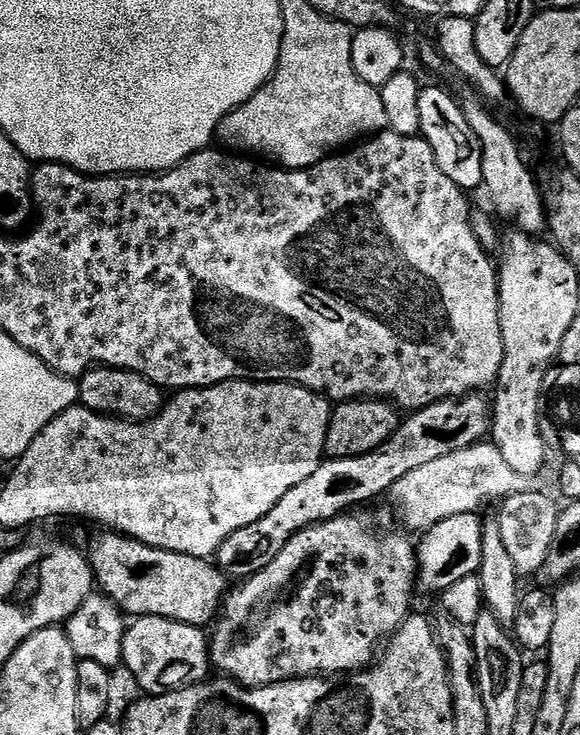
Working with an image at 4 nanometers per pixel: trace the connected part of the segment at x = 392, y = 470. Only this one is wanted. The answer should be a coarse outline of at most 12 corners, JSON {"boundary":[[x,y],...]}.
{"boundary":[[439,400],[370,454],[321,460],[234,530],[215,566],[243,582],[296,532],[351,513],[481,443],[490,404]]}

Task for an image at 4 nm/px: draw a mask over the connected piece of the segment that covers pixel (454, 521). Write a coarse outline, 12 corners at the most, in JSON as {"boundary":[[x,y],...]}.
{"boundary":[[454,514],[415,545],[424,592],[480,571],[485,527]]}

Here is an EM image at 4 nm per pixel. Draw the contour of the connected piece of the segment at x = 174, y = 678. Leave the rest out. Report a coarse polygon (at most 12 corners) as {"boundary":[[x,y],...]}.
{"boundary":[[138,616],[122,664],[160,696],[209,675],[203,627]]}

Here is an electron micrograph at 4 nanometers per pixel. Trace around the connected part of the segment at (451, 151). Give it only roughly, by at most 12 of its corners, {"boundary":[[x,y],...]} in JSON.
{"boundary":[[425,87],[419,135],[438,170],[479,189],[482,158],[458,100]]}

